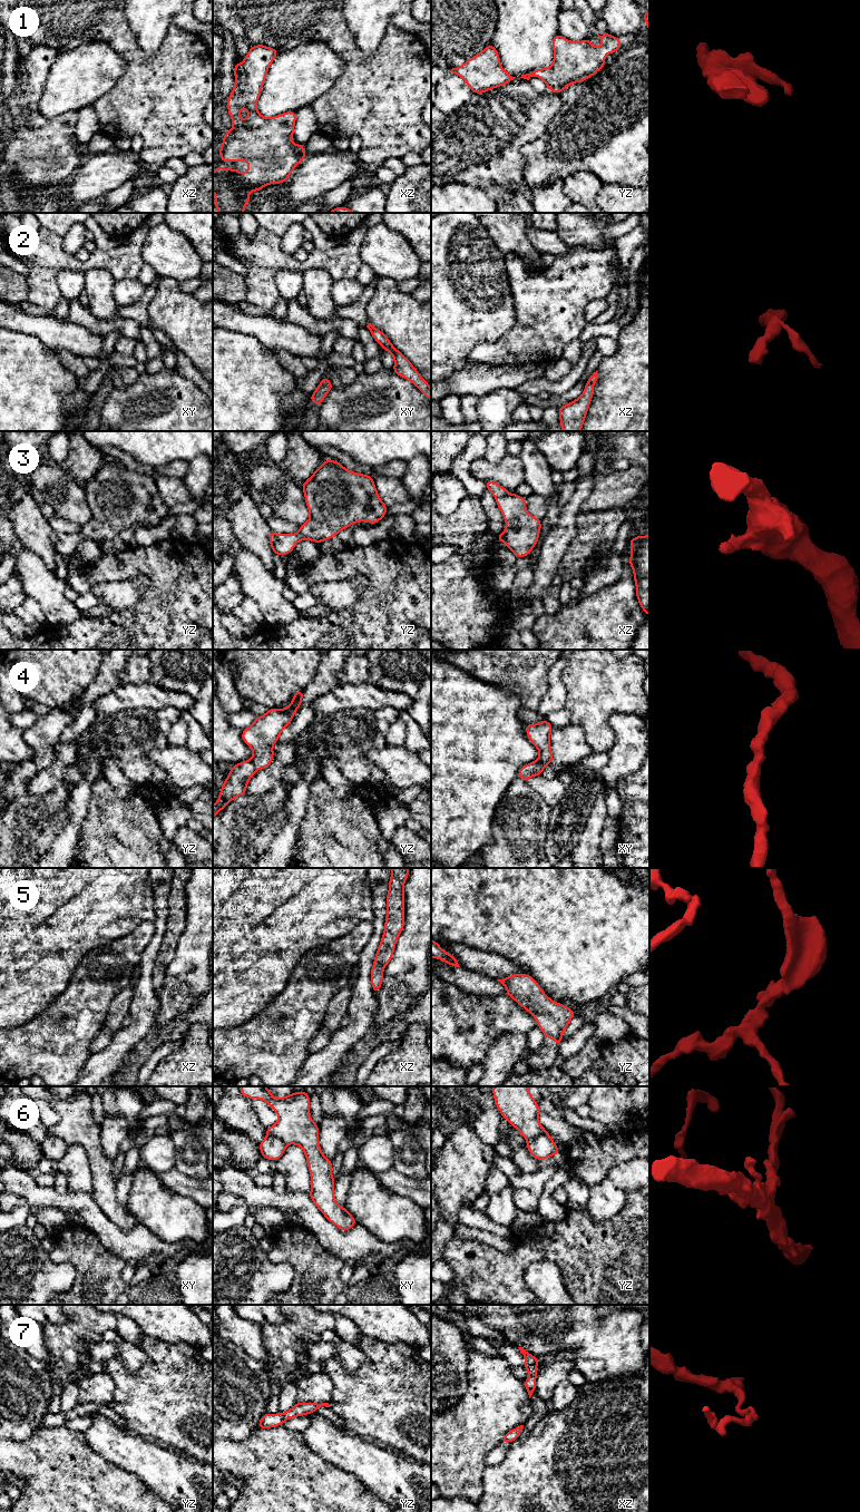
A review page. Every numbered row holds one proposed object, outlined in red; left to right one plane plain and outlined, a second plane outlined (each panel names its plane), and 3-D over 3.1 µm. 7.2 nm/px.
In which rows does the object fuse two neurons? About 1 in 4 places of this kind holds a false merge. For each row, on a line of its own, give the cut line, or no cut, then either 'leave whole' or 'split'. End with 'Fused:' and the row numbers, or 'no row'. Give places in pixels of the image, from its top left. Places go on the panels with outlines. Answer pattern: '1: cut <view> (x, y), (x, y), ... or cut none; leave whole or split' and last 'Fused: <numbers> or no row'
1: cut none; leave whole
2: cut none; leave whole
3: cut none; leave whole
4: cut none; leave whole
5: cut none; leave whole
6: cut xy (267, 1134), (280, 1138), (286, 1143); split
7: cut none; leave whole
Fused: 6

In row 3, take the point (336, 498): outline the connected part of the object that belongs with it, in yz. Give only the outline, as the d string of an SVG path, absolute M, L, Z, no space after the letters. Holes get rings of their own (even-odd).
M326 459L311 478L302 484L302 488L305 504L310 510L310 518L300 527L297 533L292 535L276 534L271 530L268 540L273 554L287 555L300 540L310 539L319 544L331 539L354 523L377 524L387 514L388 507L380 499L372 477L348 470L339 461Z

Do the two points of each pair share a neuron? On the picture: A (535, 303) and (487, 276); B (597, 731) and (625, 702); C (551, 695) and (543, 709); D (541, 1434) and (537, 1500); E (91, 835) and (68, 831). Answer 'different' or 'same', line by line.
A: different
B: same
C: same
D: same
E: different

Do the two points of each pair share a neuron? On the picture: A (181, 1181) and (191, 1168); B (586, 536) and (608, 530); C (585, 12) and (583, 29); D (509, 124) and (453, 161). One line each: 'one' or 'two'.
A: two
B: one
C: two
D: one

